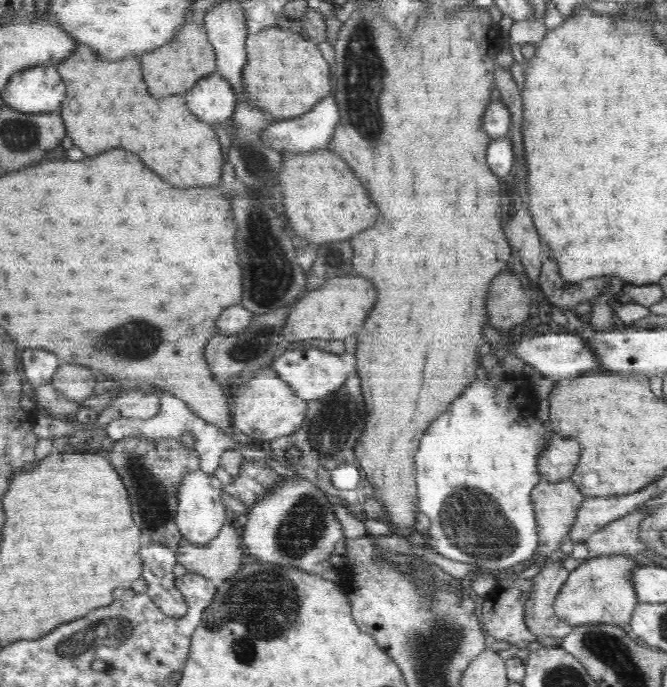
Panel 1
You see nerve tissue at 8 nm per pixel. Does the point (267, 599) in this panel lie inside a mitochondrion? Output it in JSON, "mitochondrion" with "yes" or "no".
{"mitochondrion":"yes"}

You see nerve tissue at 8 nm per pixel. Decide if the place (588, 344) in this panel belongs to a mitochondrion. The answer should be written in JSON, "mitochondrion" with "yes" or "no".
{"mitochondrion":"no"}

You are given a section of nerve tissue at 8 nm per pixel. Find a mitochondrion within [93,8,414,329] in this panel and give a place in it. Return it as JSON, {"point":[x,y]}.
{"point":[363,76]}

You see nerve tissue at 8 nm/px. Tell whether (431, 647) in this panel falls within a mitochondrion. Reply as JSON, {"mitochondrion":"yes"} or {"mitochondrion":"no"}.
{"mitochondrion":"yes"}

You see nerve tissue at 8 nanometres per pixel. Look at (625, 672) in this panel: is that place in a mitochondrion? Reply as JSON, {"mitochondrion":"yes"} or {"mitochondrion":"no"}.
{"mitochondrion":"yes"}

